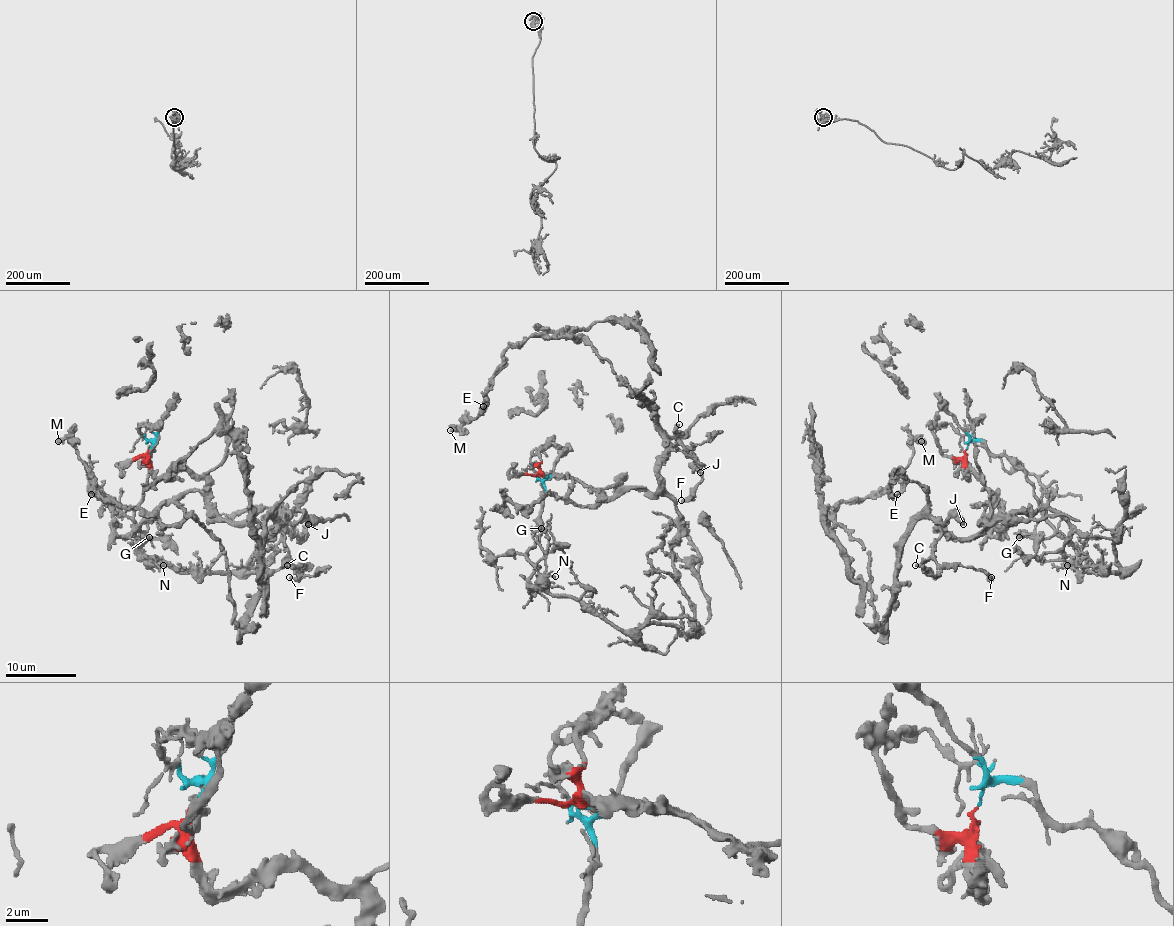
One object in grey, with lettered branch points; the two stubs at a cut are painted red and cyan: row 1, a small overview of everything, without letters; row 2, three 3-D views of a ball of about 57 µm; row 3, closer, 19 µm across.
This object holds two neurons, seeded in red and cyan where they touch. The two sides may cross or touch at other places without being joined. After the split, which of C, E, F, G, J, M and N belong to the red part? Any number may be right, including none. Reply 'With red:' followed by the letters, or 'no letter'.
With red: C, E, F, J, M

